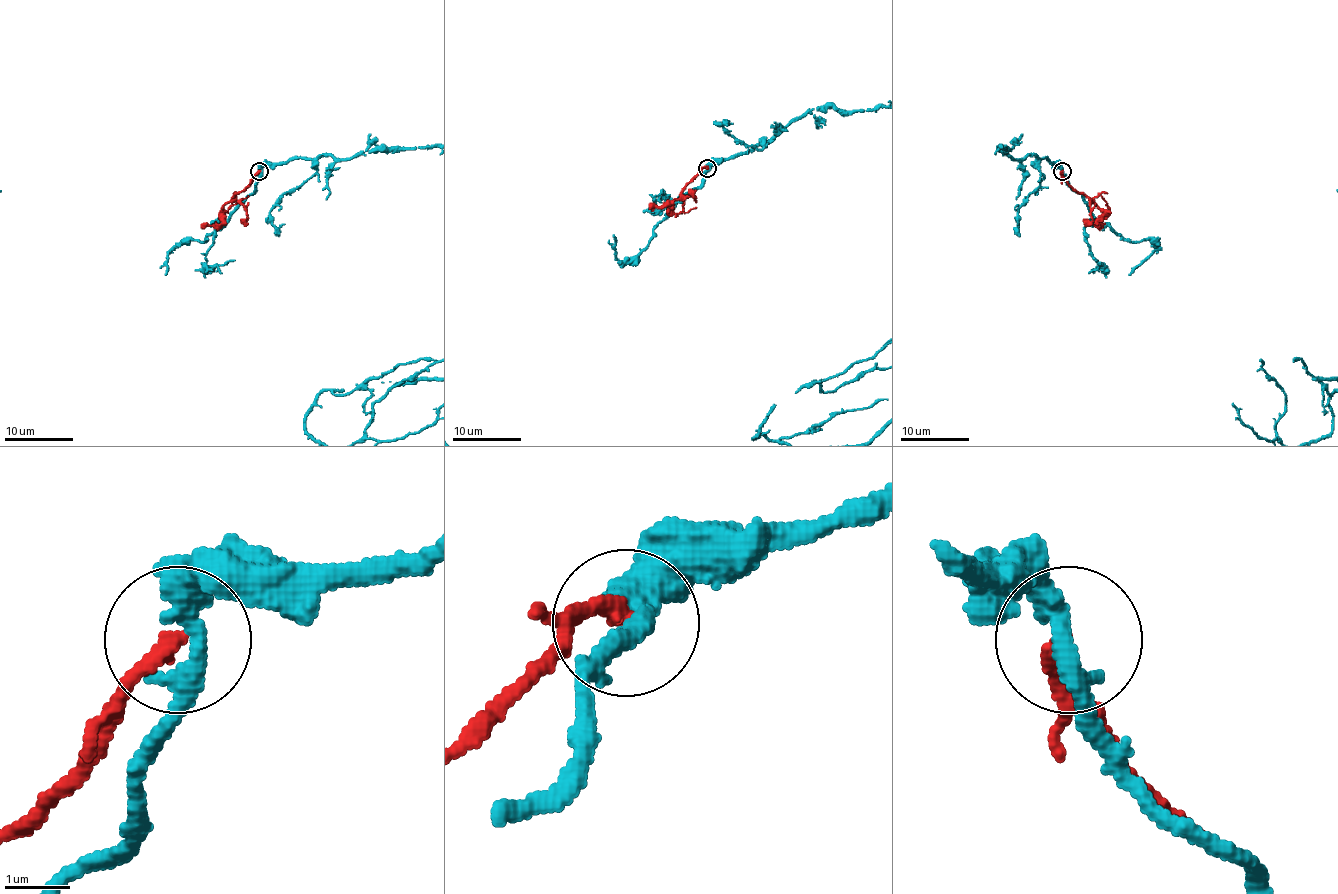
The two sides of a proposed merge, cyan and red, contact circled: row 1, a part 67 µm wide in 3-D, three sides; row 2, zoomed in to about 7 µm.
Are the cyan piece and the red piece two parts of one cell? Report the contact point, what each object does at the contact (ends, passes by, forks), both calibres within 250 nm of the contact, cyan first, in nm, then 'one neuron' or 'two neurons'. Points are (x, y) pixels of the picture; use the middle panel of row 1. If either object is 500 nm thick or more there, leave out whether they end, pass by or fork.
at (707, 168); cyan forks there; red ends there; 280 nm thick on the cyan side, 260 nm on the other; two neurons

